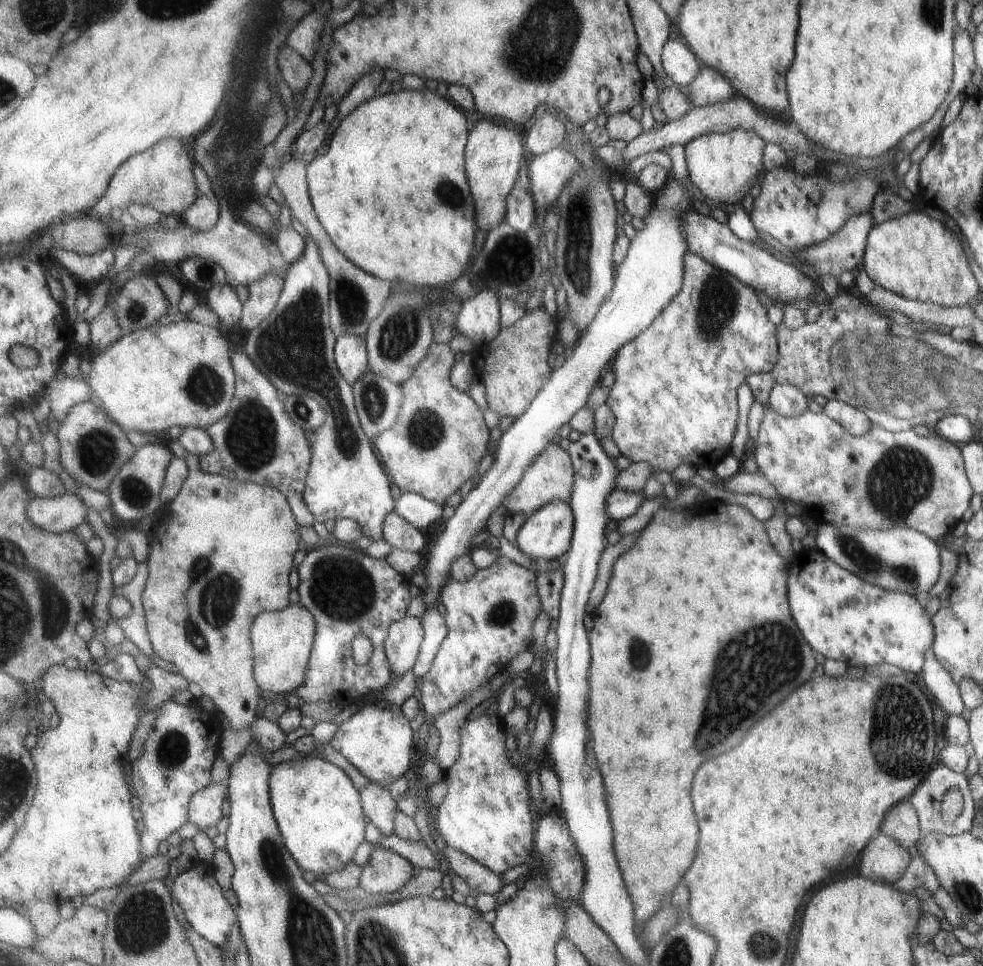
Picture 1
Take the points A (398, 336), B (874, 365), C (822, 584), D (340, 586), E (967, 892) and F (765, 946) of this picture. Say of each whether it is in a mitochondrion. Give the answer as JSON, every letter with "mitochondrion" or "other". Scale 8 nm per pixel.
{"A":"mitochondrion","B":"mitochondrion","C":"other","D":"mitochondrion","E":"mitochondrion","F":"mitochondrion"}

